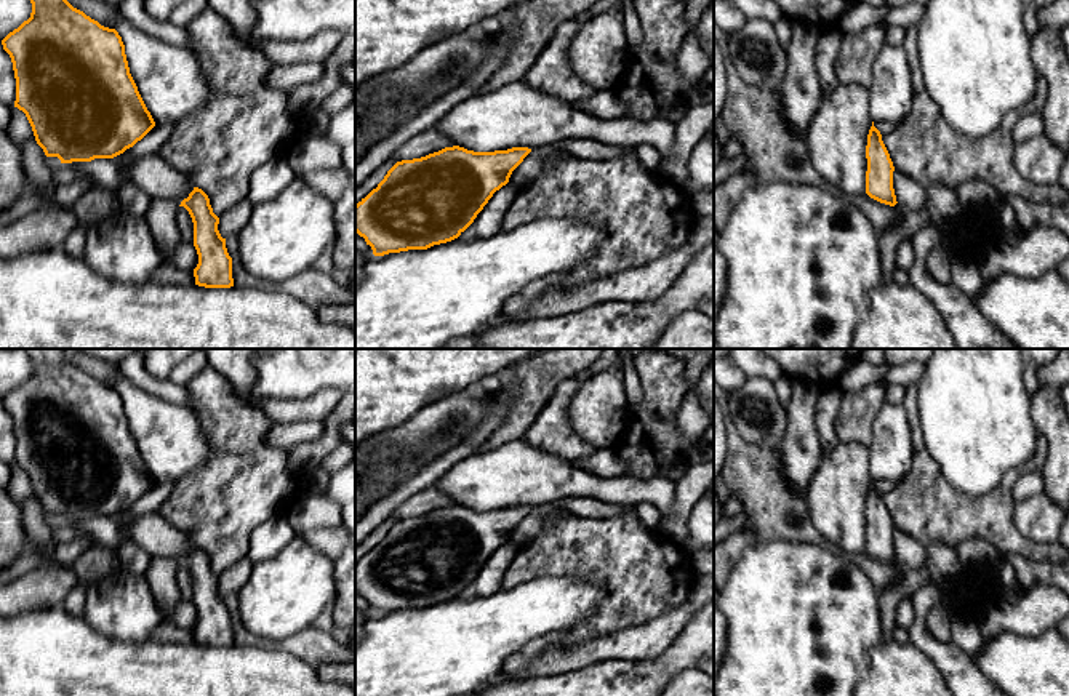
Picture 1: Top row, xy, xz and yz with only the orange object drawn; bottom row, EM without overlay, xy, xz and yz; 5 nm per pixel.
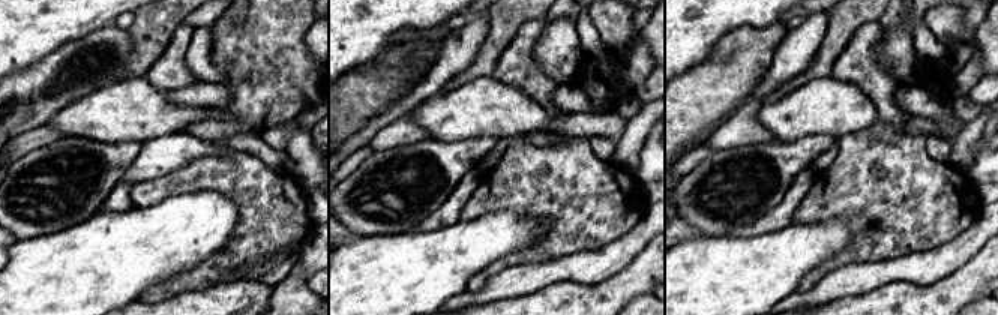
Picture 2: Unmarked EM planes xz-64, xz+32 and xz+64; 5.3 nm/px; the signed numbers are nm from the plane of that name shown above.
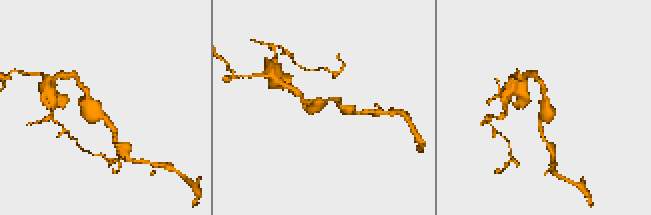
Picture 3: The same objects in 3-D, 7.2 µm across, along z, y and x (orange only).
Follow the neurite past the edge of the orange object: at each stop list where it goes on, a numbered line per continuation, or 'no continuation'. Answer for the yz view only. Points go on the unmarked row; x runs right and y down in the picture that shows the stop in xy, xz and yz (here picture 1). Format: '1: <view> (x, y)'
no continuation

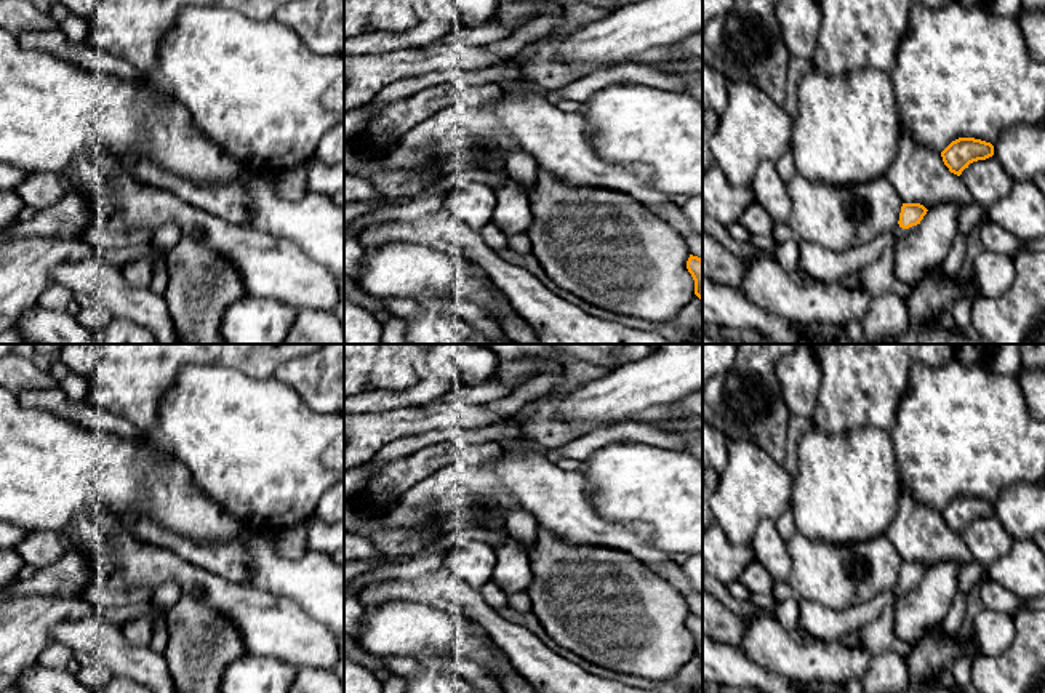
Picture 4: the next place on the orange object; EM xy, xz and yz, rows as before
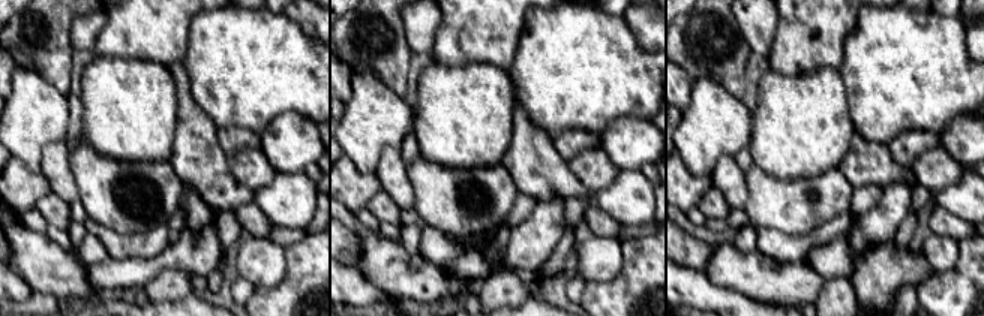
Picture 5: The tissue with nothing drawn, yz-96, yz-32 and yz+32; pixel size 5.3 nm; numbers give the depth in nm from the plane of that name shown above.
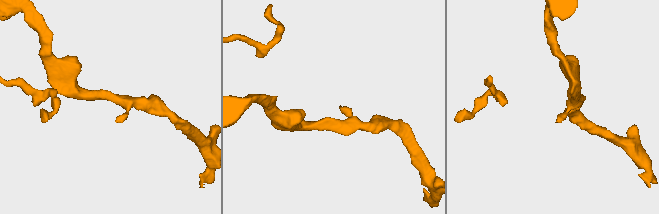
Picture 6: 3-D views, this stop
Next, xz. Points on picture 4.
no continuation

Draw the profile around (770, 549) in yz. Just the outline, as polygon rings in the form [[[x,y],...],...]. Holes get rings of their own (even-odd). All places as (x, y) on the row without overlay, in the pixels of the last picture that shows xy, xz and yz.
[[[767,519],[759,522],[751,547],[776,583],[789,581],[791,557],[786,539],[779,535],[778,522]]]

